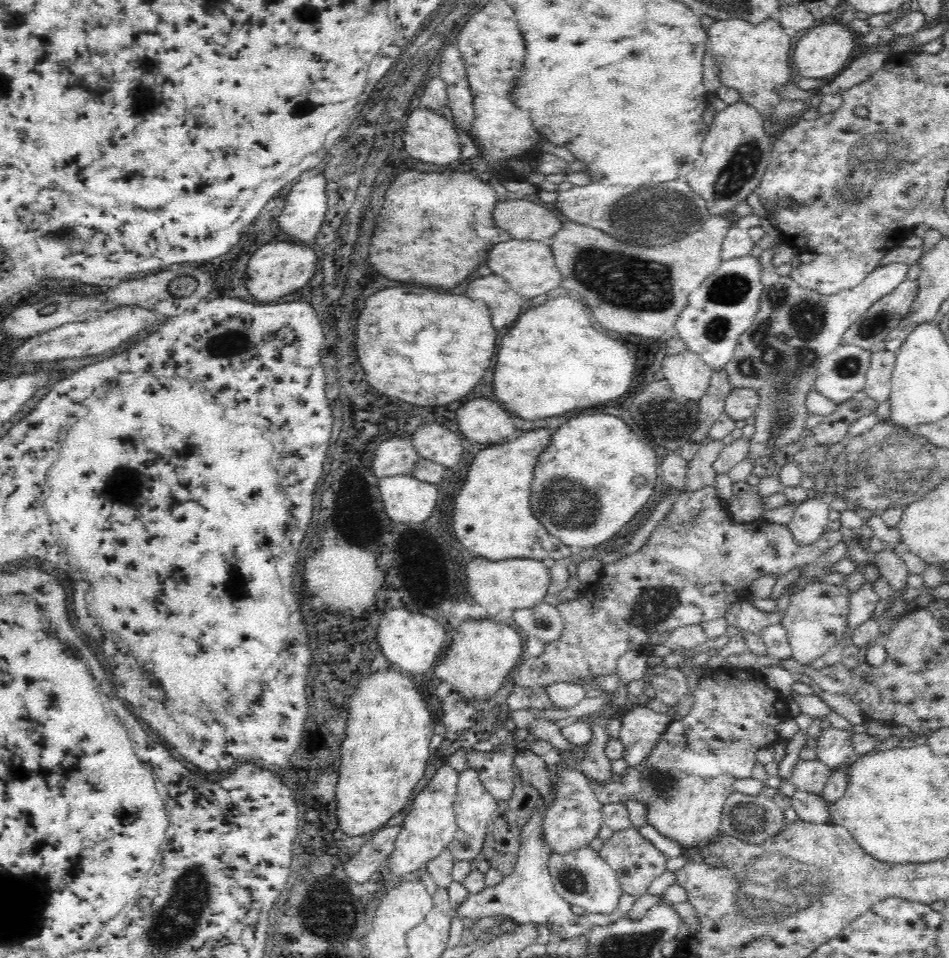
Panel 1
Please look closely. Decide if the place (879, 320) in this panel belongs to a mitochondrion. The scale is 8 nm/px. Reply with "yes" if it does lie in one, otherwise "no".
yes

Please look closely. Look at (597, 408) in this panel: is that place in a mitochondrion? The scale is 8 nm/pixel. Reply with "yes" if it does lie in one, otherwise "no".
no

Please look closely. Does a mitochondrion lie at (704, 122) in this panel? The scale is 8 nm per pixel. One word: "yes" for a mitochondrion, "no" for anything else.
no

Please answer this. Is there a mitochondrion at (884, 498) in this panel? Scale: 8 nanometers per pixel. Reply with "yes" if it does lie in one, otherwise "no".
yes

